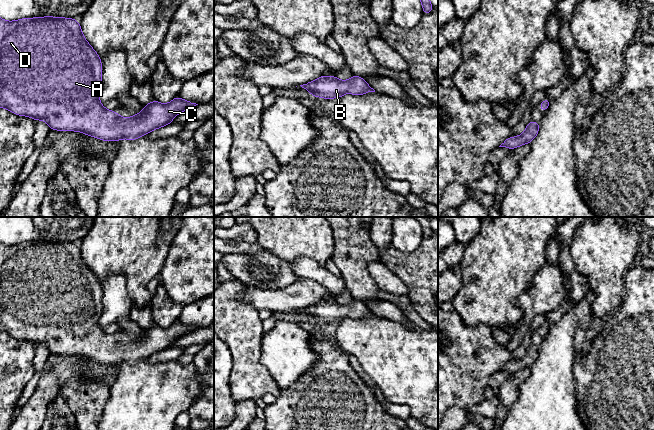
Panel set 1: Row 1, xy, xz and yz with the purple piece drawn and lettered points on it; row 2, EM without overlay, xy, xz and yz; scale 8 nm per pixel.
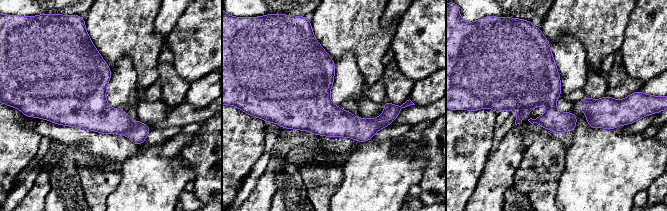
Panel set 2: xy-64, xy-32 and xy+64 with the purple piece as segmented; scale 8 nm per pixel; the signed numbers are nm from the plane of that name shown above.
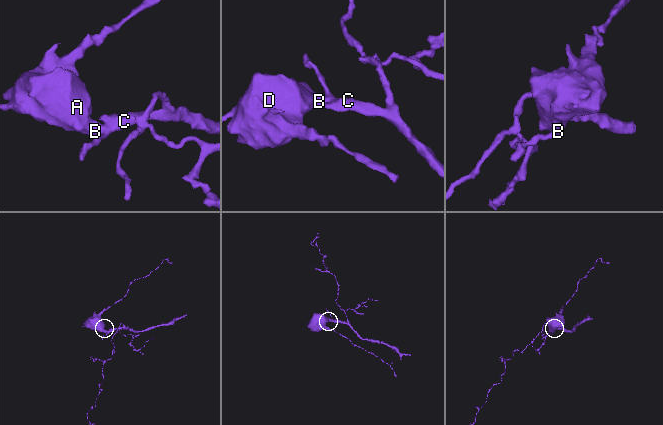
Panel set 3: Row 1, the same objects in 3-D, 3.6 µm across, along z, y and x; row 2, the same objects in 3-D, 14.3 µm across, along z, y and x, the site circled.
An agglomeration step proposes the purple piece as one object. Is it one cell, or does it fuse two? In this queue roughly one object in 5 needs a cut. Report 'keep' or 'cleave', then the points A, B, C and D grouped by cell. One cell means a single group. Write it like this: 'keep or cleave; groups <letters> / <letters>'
keep; groups A B C D

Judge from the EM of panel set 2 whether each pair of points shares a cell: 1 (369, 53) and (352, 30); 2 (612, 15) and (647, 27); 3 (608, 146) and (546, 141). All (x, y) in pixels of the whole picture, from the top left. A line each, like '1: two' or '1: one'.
1: one
2: two
3: two

